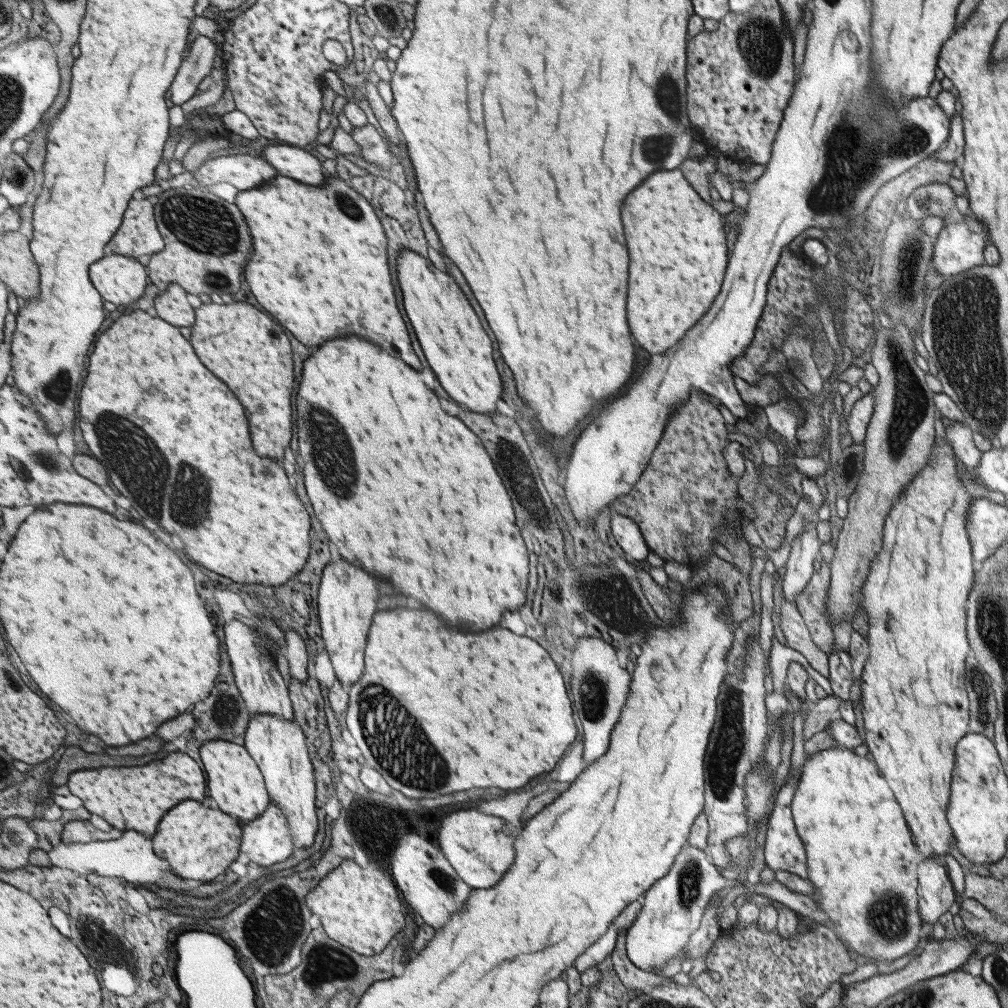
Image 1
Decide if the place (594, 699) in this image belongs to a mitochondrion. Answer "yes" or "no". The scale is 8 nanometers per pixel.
yes

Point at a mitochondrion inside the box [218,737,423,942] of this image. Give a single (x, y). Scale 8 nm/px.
(361, 827)

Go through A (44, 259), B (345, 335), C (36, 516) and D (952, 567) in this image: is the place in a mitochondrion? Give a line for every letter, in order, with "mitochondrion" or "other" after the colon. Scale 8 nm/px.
A: other
B: other
C: other
D: other

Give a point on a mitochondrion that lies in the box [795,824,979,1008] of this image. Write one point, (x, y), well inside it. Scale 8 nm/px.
(887, 917)

